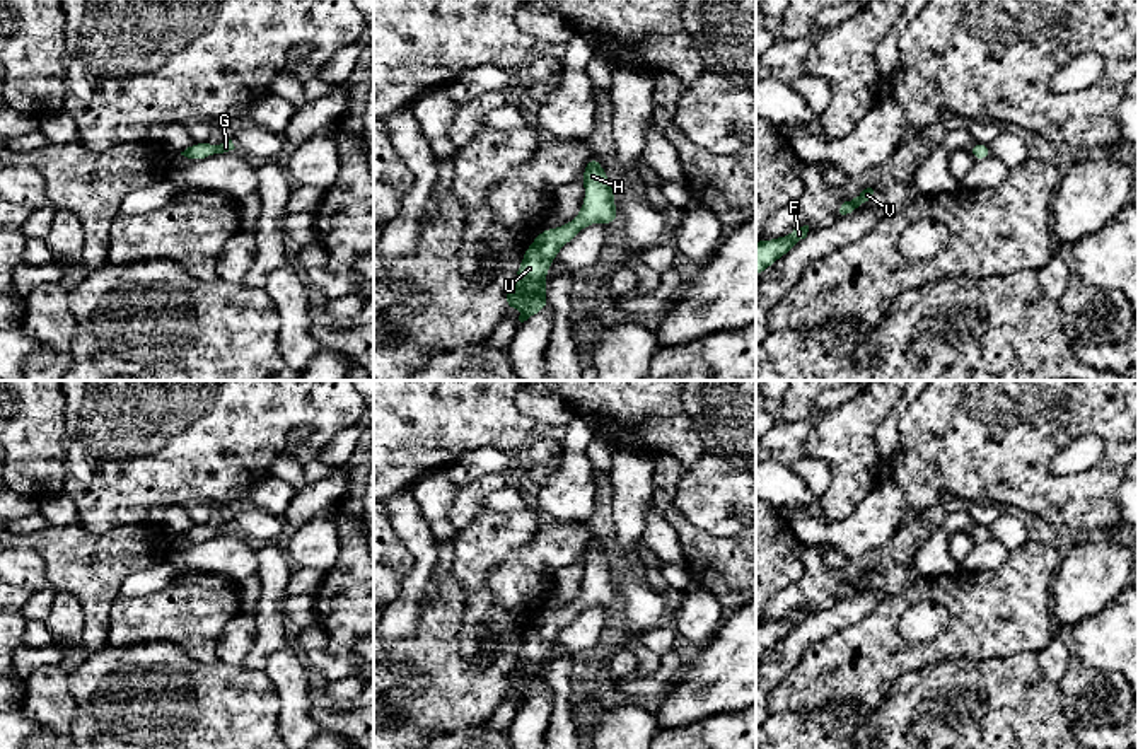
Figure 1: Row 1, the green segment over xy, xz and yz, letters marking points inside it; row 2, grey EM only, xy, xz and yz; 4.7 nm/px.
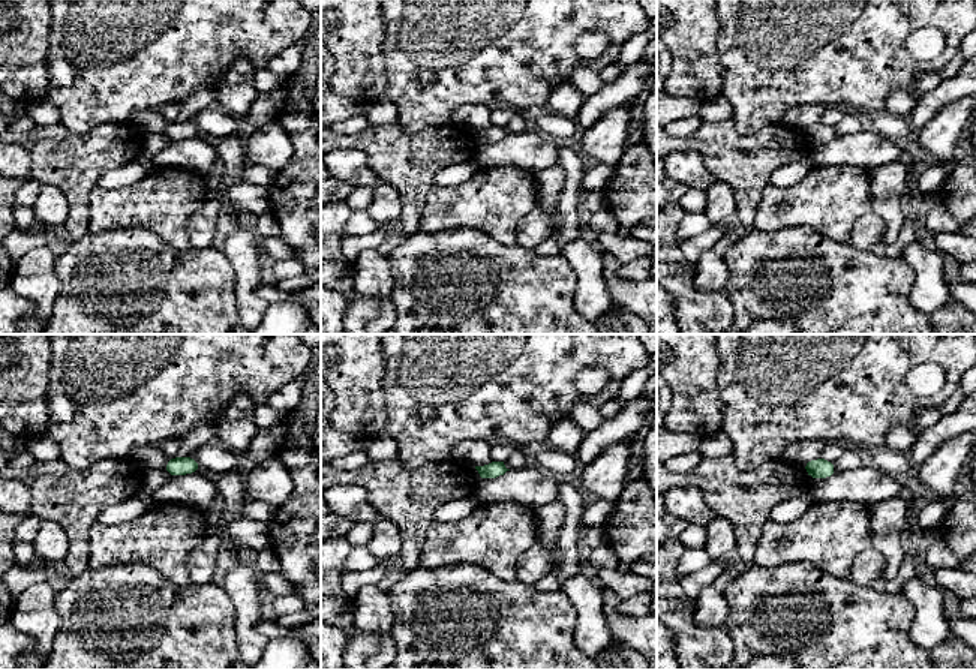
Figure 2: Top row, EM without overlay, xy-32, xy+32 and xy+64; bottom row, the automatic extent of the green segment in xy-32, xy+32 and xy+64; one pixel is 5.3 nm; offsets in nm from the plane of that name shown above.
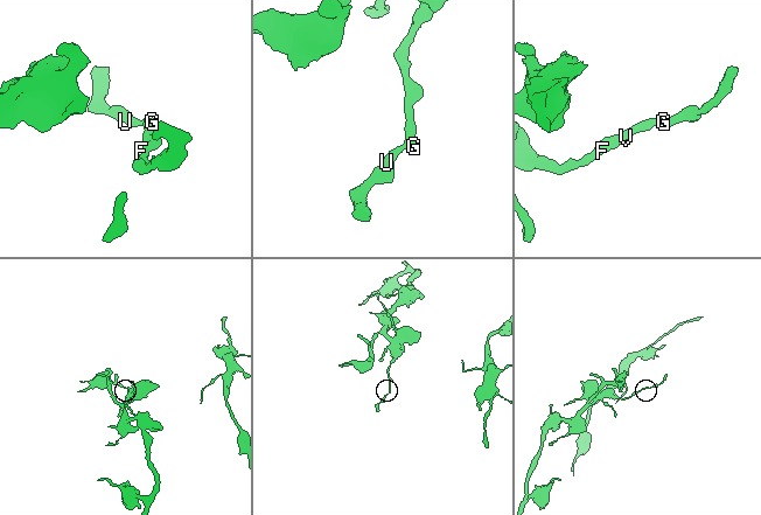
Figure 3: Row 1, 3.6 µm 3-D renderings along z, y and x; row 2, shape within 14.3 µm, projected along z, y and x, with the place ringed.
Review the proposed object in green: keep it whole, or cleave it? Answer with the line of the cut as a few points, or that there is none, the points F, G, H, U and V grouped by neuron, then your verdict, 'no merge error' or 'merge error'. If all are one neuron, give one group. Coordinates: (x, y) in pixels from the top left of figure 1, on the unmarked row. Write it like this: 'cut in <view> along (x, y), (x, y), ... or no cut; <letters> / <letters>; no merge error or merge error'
no cut; F G H U V; no merge error

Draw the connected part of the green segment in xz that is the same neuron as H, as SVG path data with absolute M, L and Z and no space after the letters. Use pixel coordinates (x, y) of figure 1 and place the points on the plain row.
M594 537L587 543L582 560L585 582L580 595L563 609L546 611L537 616L534 624L525 631L514 667L505 676L507 691L522 691L519 698L520 705L546 691L546 655L558 633L587 607L618 604L614 570Z

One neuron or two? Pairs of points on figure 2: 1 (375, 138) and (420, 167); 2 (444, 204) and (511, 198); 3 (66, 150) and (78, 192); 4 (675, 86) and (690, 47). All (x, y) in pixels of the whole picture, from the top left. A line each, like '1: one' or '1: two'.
1: one
2: one
3: one
4: one

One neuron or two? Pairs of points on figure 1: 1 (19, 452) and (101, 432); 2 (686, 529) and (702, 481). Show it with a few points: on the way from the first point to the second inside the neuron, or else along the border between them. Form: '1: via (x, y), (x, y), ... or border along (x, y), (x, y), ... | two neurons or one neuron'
1: border along (65, 403), (62, 441), (63, 481) | two neurons
2: border along (679, 481), (679, 510), (696, 526), (727, 536) | two neurons

